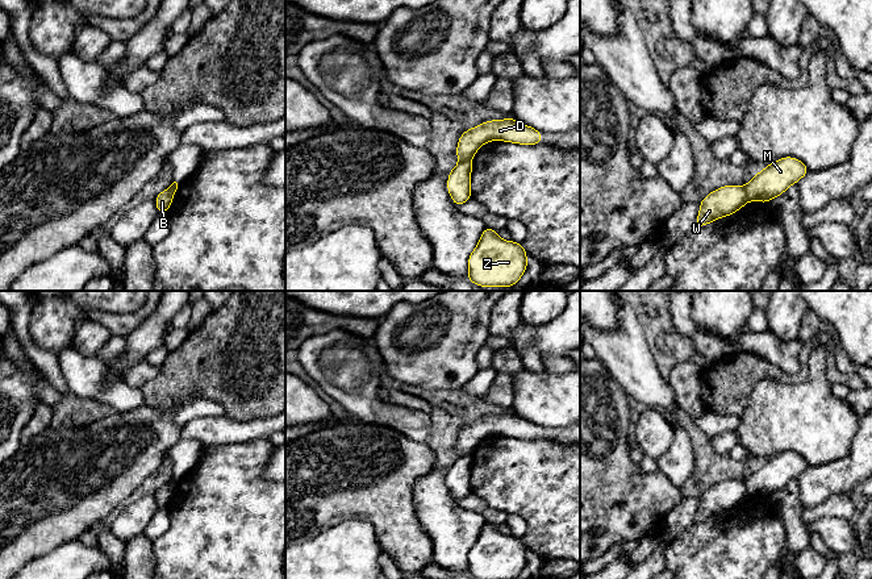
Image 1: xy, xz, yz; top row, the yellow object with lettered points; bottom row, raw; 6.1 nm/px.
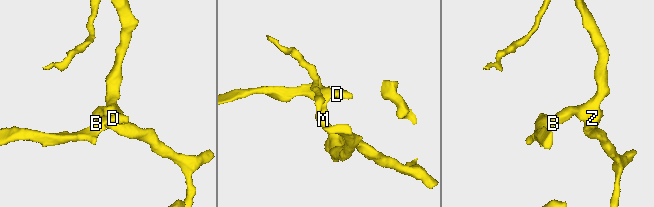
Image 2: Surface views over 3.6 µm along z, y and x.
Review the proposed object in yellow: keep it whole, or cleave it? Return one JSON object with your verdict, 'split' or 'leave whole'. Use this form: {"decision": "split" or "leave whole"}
{"decision": "split"}

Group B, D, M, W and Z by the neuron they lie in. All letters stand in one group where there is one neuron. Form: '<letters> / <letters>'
B D W / M Z

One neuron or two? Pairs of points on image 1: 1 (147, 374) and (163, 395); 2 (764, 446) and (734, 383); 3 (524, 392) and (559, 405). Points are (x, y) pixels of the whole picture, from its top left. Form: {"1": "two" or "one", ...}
{"1": "two", "2": "two", "3": "one"}

